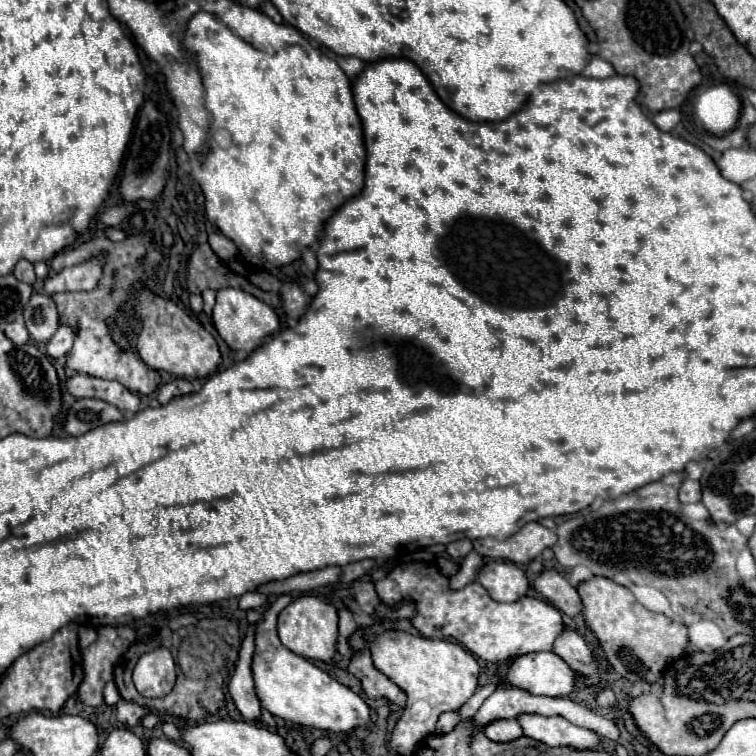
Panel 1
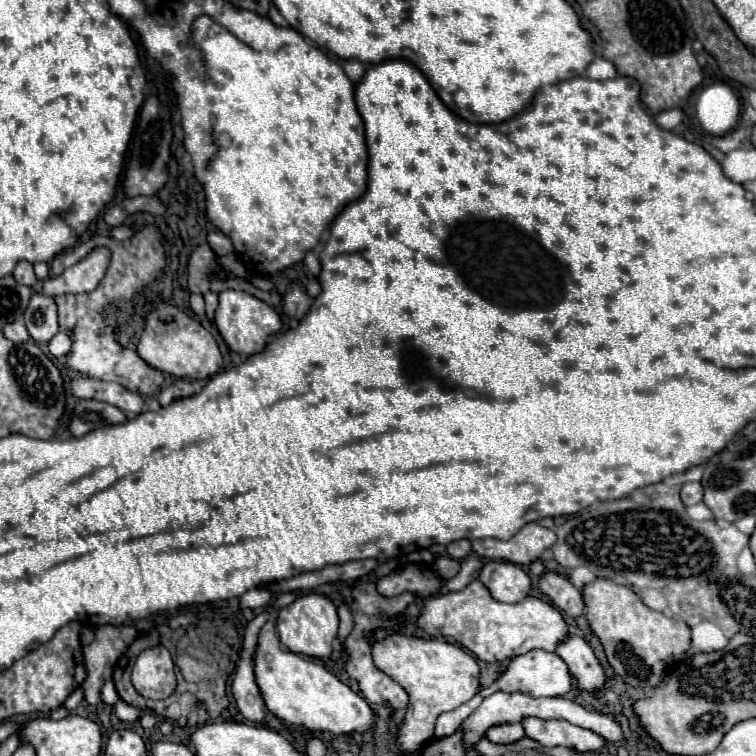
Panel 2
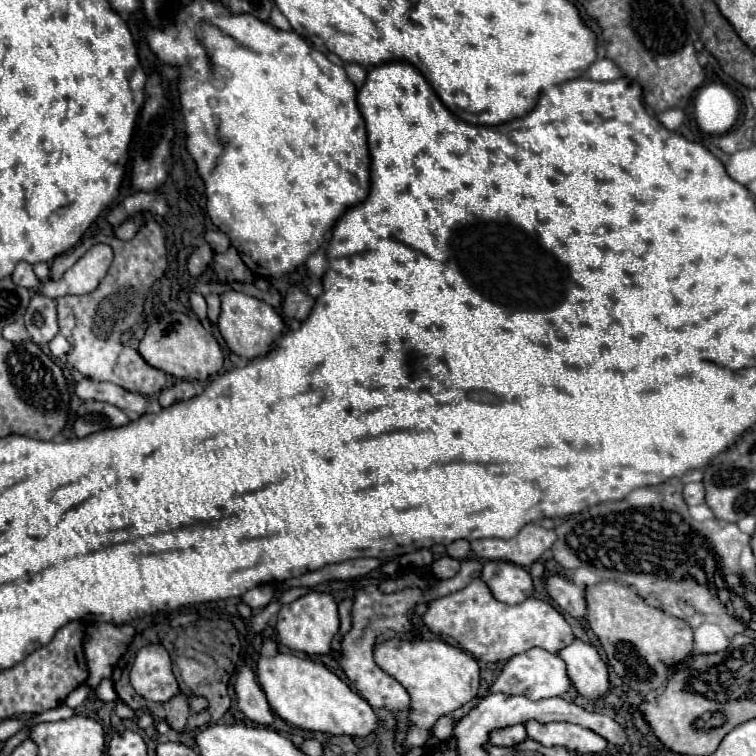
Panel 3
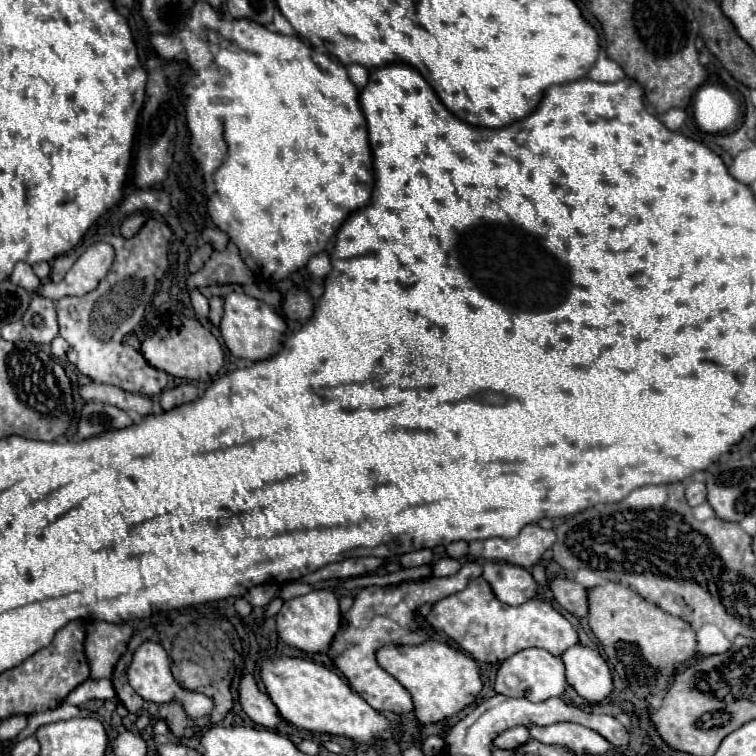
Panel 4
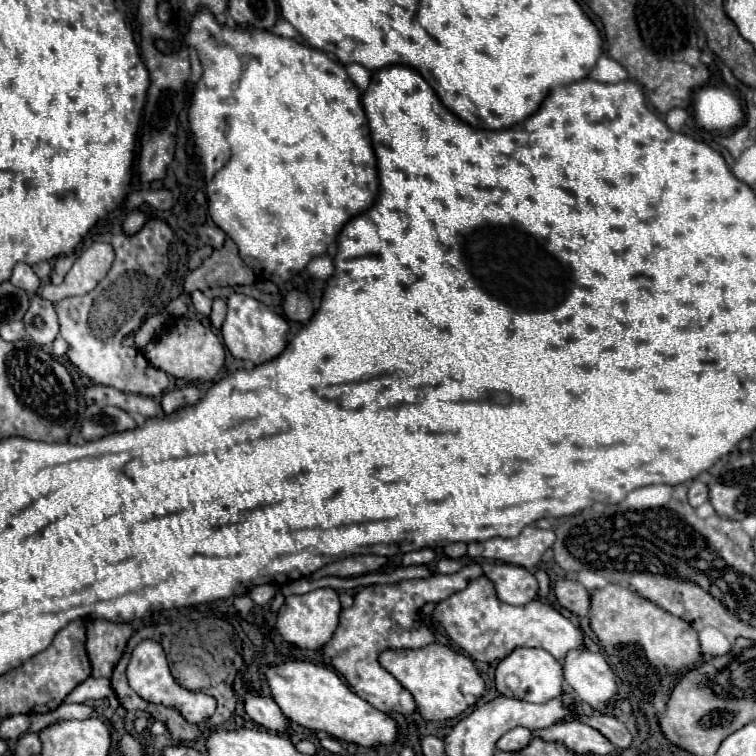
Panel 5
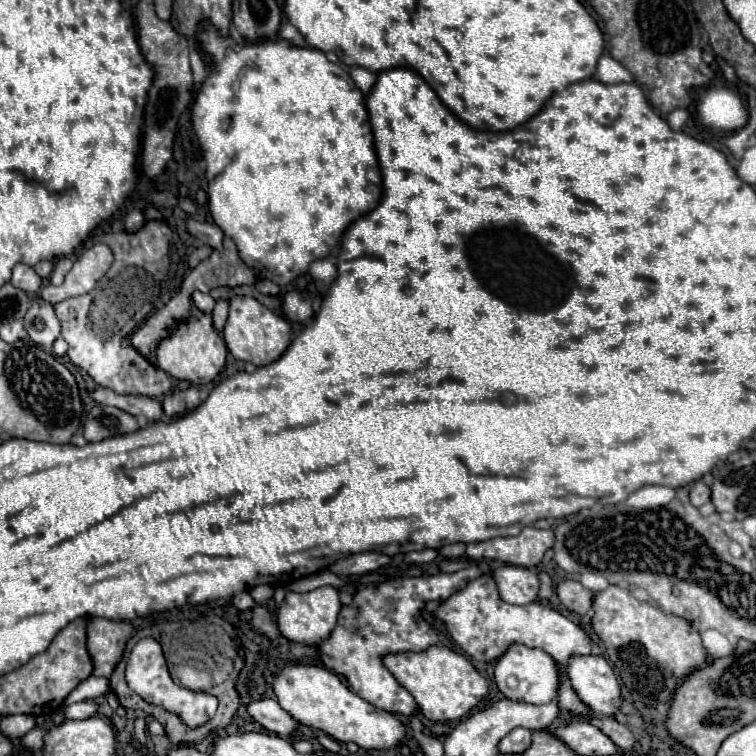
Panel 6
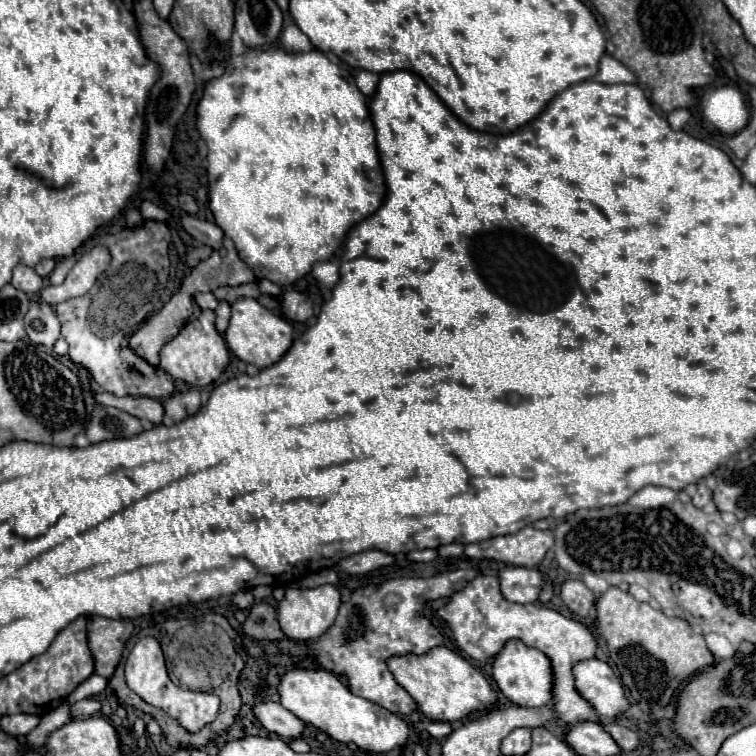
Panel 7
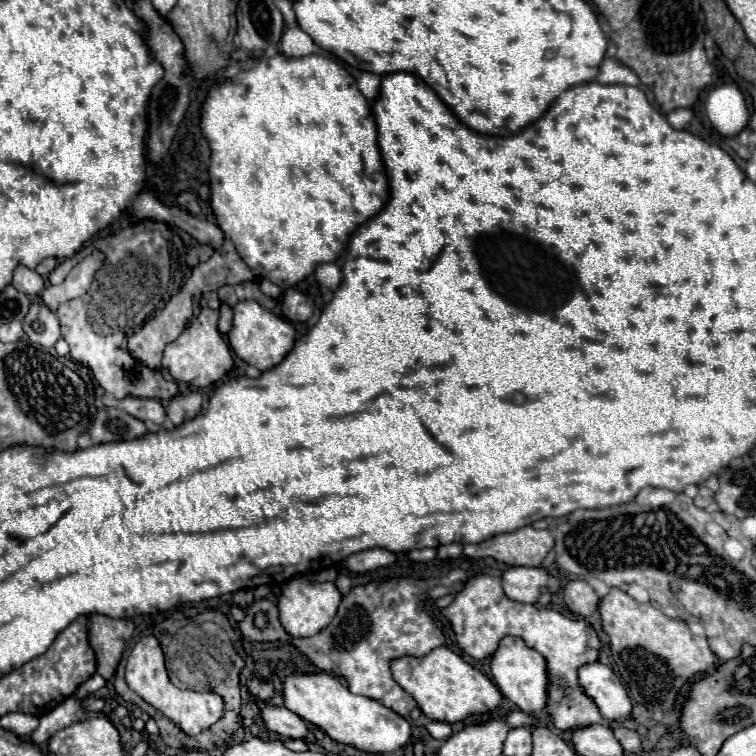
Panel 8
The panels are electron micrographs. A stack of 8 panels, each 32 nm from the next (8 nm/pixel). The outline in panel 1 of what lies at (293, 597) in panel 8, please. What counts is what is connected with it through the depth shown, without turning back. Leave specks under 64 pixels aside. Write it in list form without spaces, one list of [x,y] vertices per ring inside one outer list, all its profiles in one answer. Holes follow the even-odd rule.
[[[302,596],[290,602],[278,616],[278,636],[280,642],[296,652],[298,656],[330,662],[336,654],[336,638],[338,638],[338,614],[336,610],[322,602],[318,596]]]

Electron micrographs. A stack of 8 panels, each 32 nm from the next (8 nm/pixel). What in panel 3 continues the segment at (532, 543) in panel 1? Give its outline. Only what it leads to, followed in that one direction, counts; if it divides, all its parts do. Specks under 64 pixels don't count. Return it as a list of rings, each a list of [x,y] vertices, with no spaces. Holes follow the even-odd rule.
[[[526,524],[514,538],[484,538],[472,540],[472,552],[484,560],[506,560],[518,566],[534,564],[556,542],[554,530],[546,530],[538,524]]]

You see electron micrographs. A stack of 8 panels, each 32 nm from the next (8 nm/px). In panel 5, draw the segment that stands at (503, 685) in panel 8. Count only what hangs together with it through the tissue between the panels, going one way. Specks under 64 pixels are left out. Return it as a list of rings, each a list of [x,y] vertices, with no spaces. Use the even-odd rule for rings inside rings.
[[[518,648],[498,664],[496,690],[508,698],[528,700],[528,702],[536,702],[536,704],[558,698],[558,696],[562,696],[562,690],[564,690],[562,662],[556,660],[552,654],[548,654],[542,648]]]

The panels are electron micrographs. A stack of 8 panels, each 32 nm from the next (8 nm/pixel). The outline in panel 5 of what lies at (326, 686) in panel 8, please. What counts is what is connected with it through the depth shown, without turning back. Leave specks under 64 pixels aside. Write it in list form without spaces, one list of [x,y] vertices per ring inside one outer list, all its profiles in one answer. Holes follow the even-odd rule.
[[[286,660],[276,666],[268,666],[266,682],[272,692],[274,702],[280,706],[282,714],[308,730],[322,730],[334,738],[342,738],[346,742],[354,742],[360,746],[376,746],[376,744],[392,744],[398,736],[396,722],[384,712],[370,706],[366,700],[356,696],[334,670],[302,662],[302,660]]]

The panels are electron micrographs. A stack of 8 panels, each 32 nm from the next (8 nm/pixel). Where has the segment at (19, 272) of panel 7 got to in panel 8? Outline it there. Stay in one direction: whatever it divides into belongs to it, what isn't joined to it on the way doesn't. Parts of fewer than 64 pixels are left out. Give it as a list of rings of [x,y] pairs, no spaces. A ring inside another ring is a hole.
[[[18,266],[14,270],[14,280],[12,280],[12,286],[16,290],[22,290],[24,294],[28,296],[36,296],[42,288],[44,288],[44,280],[42,276],[36,272],[36,270],[30,270],[26,266]]]

